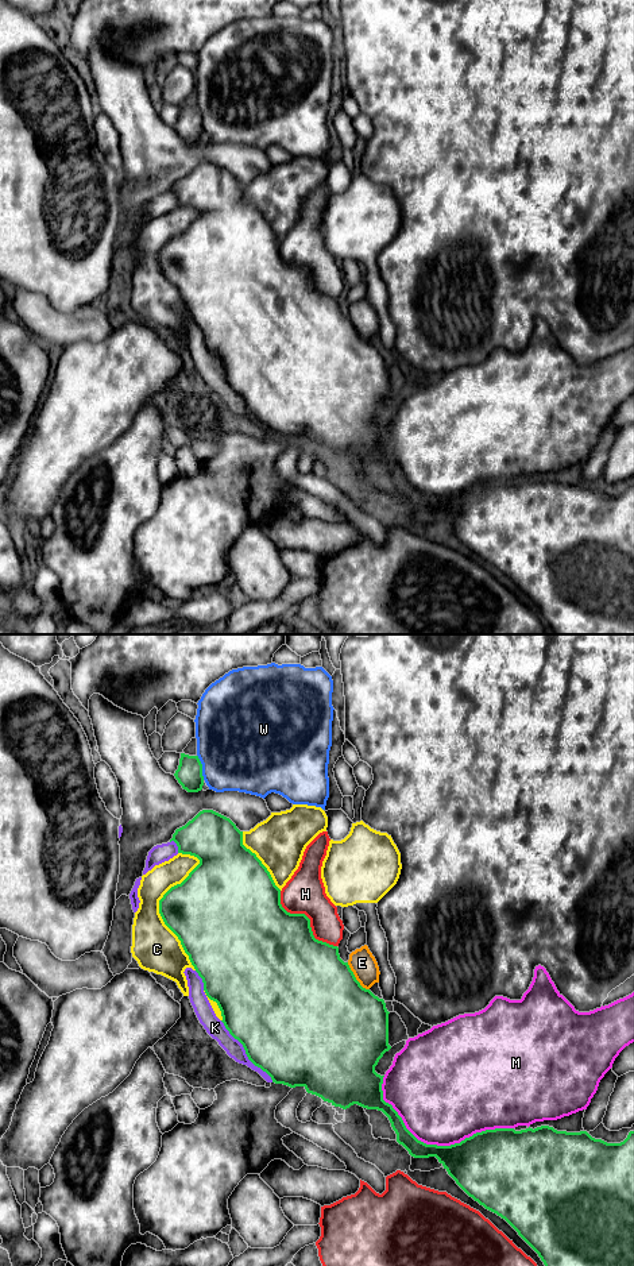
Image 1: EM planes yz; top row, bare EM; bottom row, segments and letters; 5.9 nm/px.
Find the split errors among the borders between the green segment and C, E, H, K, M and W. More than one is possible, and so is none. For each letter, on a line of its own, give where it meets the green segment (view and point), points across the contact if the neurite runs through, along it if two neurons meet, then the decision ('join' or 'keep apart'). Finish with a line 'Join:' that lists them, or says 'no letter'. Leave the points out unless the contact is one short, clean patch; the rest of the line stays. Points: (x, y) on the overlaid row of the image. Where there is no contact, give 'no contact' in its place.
C: meets green in yz at (159, 903); keep apart
E: meets green in yz at (355, 977); keep apart
H: meets green in yz at (308, 918); keep apart
K: meets green in yz at (246, 1053); keep apart
M: meets green in yz at (435, 1145); keep apart
W: meets green in yz at (201, 767); keep apart
Join: no letter

